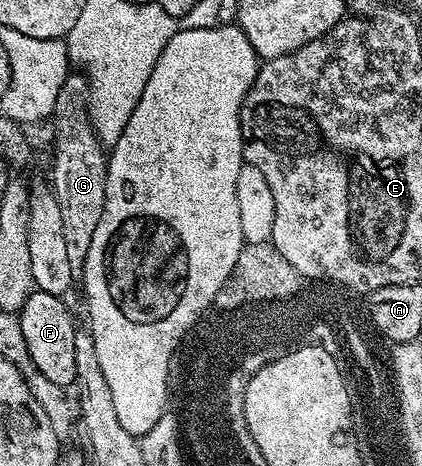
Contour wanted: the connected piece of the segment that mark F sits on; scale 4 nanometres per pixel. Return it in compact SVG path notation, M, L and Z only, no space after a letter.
M33 289L26 304L18 311L18 317L26 348L30 348L30 360L34 360L38 372L42 372L42 376L46 376L46 380L52 381L53 384L68 388L76 381L74 336L78 323L72 319L72 314L64 301L59 294Z

